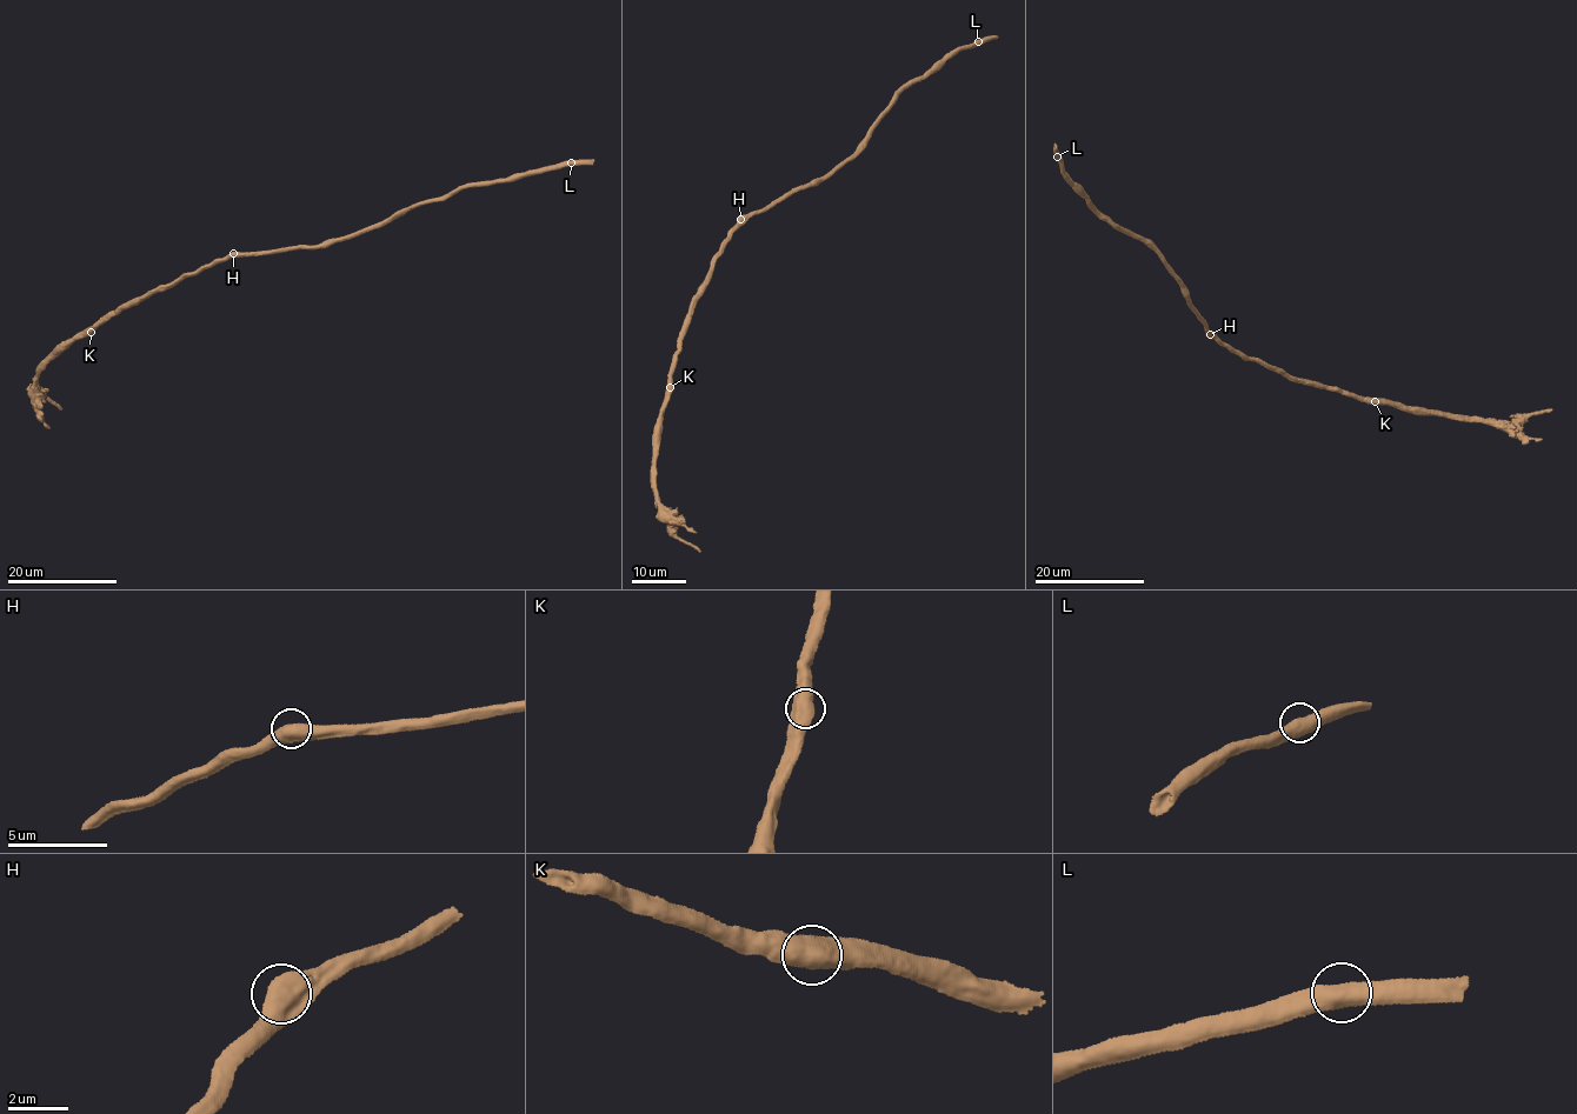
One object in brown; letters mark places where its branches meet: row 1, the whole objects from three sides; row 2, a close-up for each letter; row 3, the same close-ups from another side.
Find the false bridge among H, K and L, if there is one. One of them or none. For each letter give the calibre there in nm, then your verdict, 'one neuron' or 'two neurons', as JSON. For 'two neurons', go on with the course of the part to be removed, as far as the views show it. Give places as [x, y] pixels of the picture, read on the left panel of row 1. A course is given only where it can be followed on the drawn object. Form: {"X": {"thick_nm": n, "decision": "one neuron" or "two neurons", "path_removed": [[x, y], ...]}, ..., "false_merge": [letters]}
{"H": {"thick_nm": 700, "decision": "one neuron"}, "K": {"thick_nm": 800, "decision": "one neuron"}, "L": {"thick_nm": 650, "decision": "one neuron"}, "false_merge": []}

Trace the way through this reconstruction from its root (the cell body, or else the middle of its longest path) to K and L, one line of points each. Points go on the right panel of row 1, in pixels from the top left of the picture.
K: (1218, 341), (1296, 378), (1375, 401)
L: (1218, 341), (1157, 252), (1105, 220), (1064, 172), (1057, 157)

